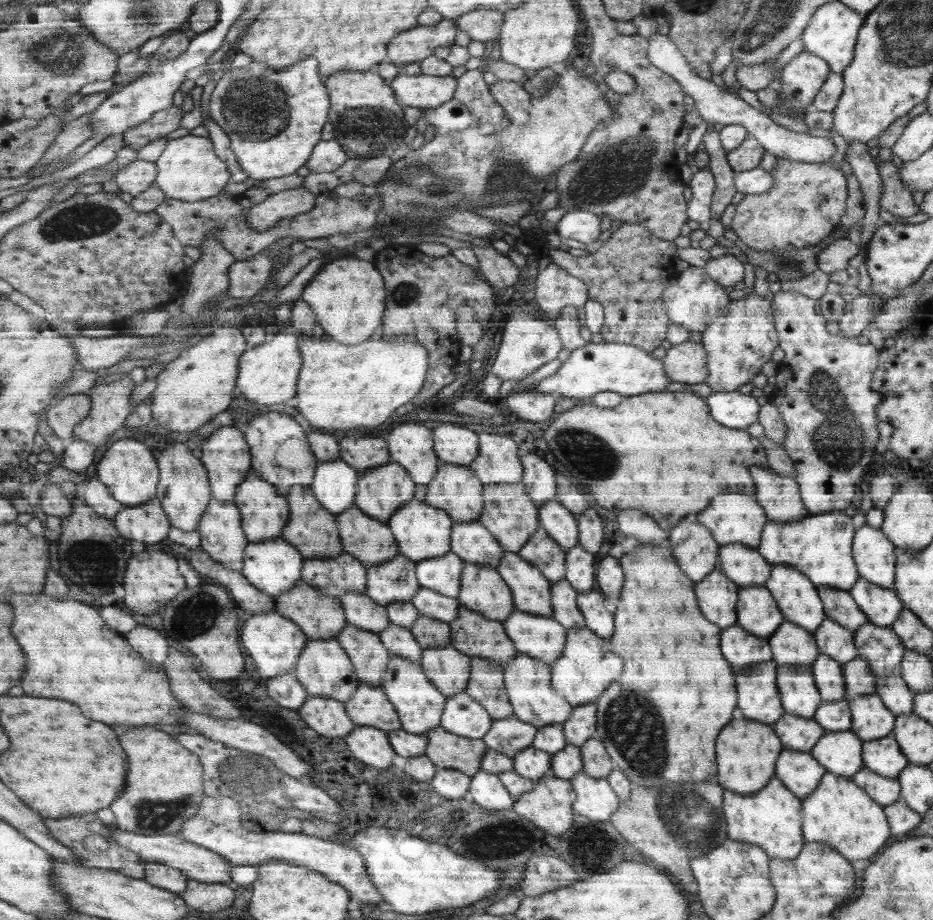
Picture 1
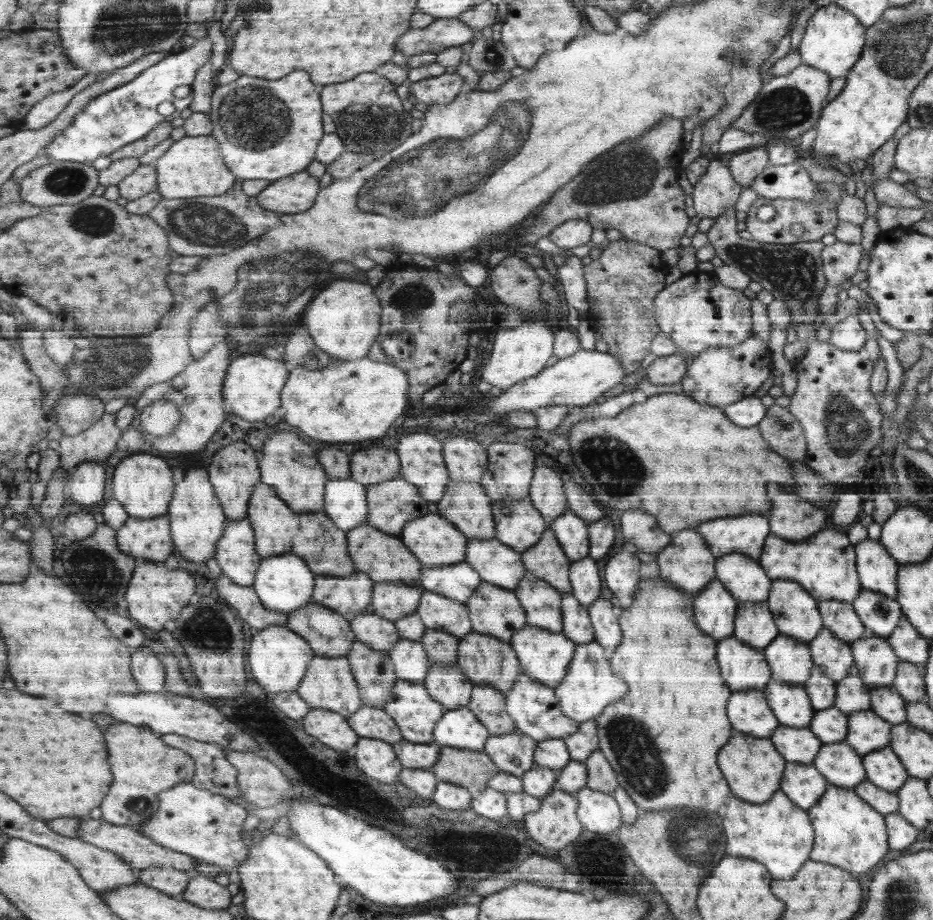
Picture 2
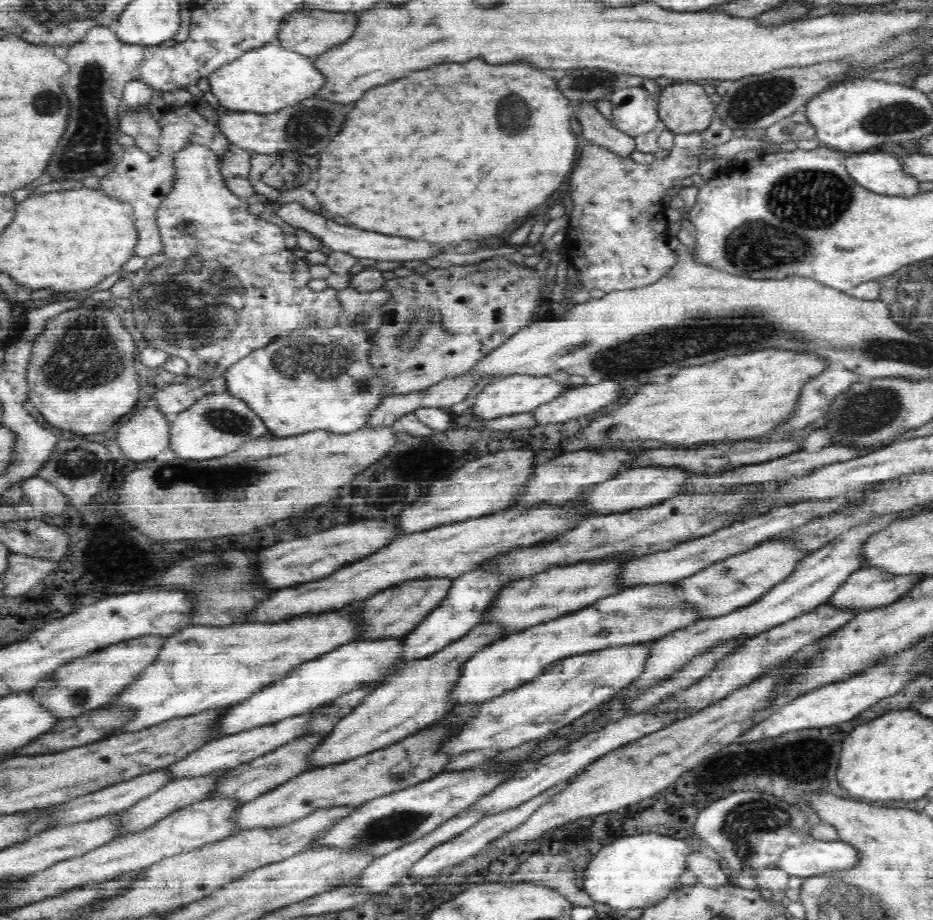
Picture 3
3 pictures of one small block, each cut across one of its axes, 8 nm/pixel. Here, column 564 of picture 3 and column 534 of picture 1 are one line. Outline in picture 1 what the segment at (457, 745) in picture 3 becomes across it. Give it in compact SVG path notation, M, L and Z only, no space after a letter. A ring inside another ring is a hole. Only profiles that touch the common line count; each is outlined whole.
M519 653L503 667L506 677L507 695L514 707L514 714L521 721L532 723L537 728L548 725L562 725L568 721L574 707L564 695L551 685L551 667L547 663Z

